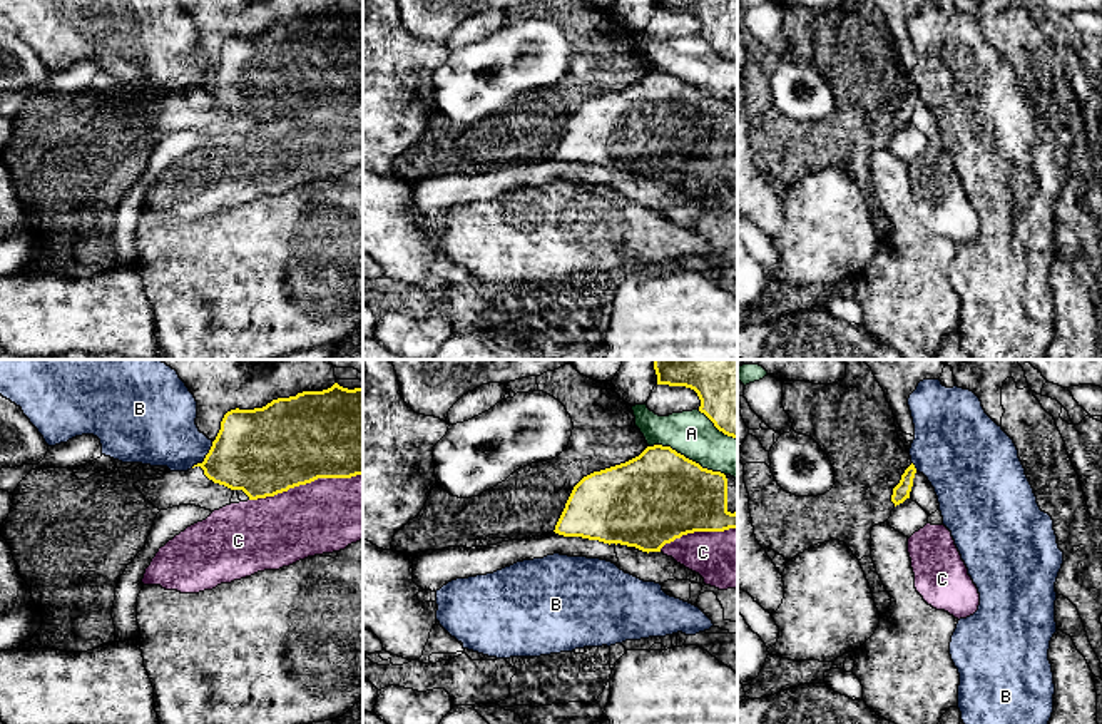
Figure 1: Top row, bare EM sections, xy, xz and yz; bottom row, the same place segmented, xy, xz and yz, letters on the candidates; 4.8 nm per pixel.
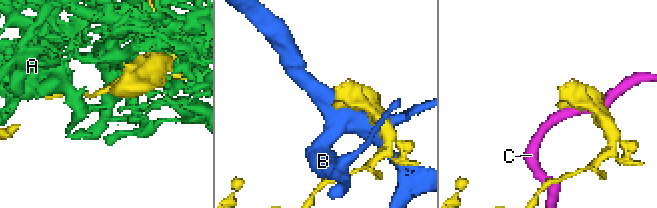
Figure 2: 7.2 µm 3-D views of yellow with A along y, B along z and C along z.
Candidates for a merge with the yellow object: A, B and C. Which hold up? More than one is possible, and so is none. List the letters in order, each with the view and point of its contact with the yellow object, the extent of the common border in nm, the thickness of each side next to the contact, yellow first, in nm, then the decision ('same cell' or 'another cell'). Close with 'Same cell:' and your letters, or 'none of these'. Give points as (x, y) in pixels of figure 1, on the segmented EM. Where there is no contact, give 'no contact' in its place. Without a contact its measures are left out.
A: meets yellow in xz at (688, 458); contact 400 nm long; 440 nm thick on the yellow side, 220 nm on the other; another cell
B: meets yellow in xy at (206, 457); contact 170 nm long; 400 nm thick on the yellow side, 340 nm on the other; another cell
C: meets yellow in xy at (305, 484); contact 550 nm long; 420 nm thick on the yellow side, 360 nm on the other; another cell
Same cell: none of these

